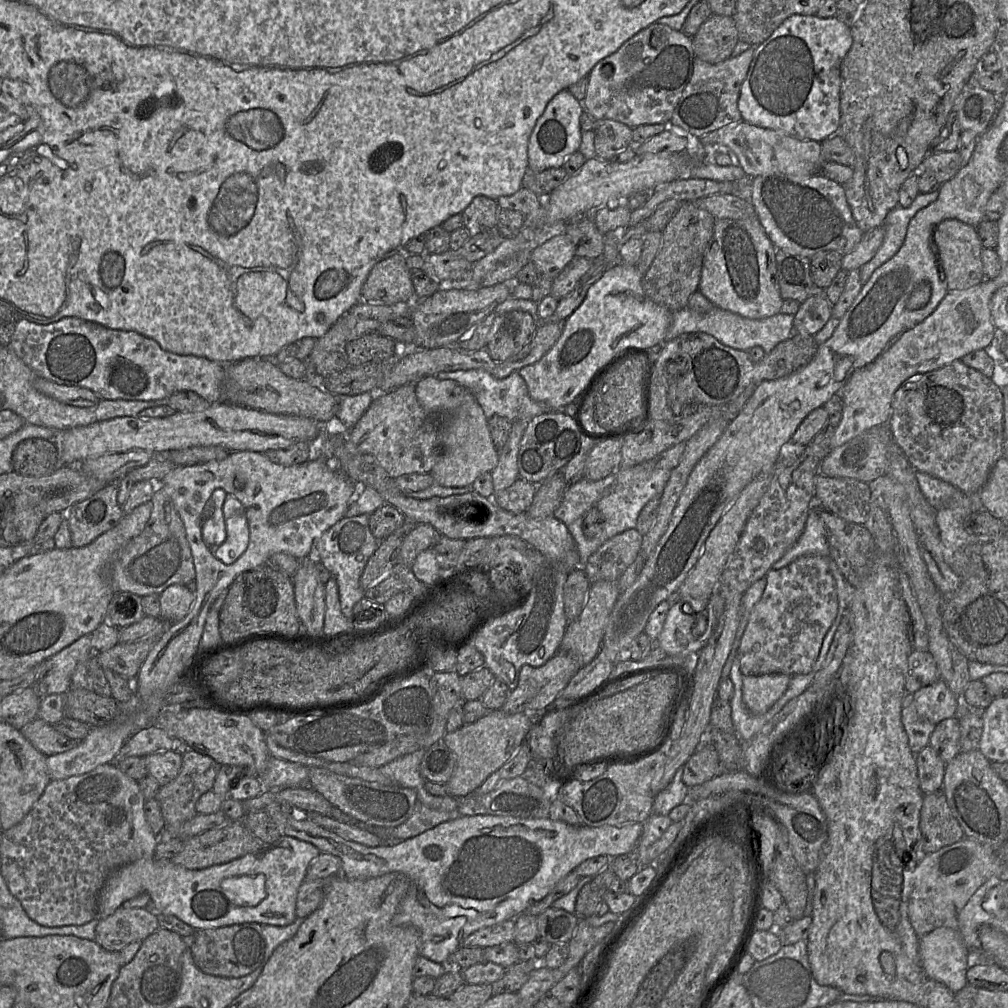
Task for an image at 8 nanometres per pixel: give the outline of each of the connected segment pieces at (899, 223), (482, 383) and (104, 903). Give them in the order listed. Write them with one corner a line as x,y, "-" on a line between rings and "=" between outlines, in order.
939,190
929,193
919,192
909,207
904,208
898,205
887,214
882,224
885,235
880,248
870,261
859,269
863,285
878,267
892,258
902,247
908,225
916,213
934,202
938,196
=
483,369
439,372
435,377
439,380
454,380
469,389
482,407
487,419
498,415
513,422
521,419
532,419
536,415
554,411
544,403
536,402
530,397
526,382
518,371
512,372
503,379
497,379
=
282,835
276,842
265,845
257,852
205,869
187,869
170,860
155,857
141,859
115,869
107,877
97,897
97,918
106,918
126,900
147,893
150,896
151,909
155,913
173,915
194,930
244,923
286,926
297,918
295,909
298,889
305,880
311,862
320,853
320,850
311,843

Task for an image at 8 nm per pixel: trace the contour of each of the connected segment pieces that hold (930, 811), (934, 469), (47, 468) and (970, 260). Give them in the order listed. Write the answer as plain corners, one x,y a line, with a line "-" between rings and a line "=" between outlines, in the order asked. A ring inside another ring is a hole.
941,790
924,794
919,828
922,855
935,852
965,837
=
956,360
904,382
894,394
893,412
888,426
894,441
916,471
937,477
963,493
971,494
980,491
995,463
1003,457
1003,413
1001,388
991,378
=
28,438
12,454
13,471
22,476
46,476
61,467
54,439
=
945,219
934,228
932,244
943,268
948,291
968,289
985,279
981,258
983,246
976,227
957,219

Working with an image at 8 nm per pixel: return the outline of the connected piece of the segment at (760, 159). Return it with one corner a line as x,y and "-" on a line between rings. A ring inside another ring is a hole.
742,120
707,133
700,137
700,141
703,145
724,145
730,148
736,155
738,165
750,178
772,174
808,177
821,174
824,163
821,142
799,139
782,131
762,128

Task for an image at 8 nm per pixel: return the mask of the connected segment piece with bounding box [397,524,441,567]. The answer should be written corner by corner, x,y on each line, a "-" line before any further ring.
417,524
403,538
397,563
410,567
423,550
432,548
441,534
432,525

